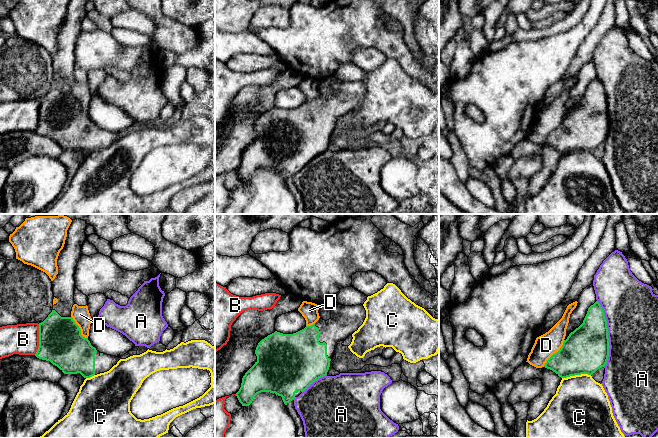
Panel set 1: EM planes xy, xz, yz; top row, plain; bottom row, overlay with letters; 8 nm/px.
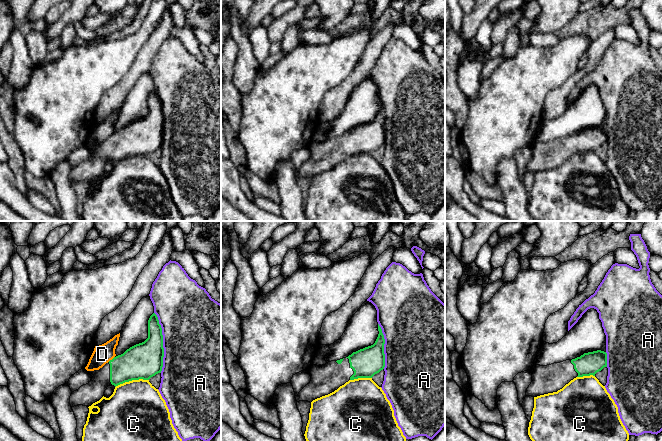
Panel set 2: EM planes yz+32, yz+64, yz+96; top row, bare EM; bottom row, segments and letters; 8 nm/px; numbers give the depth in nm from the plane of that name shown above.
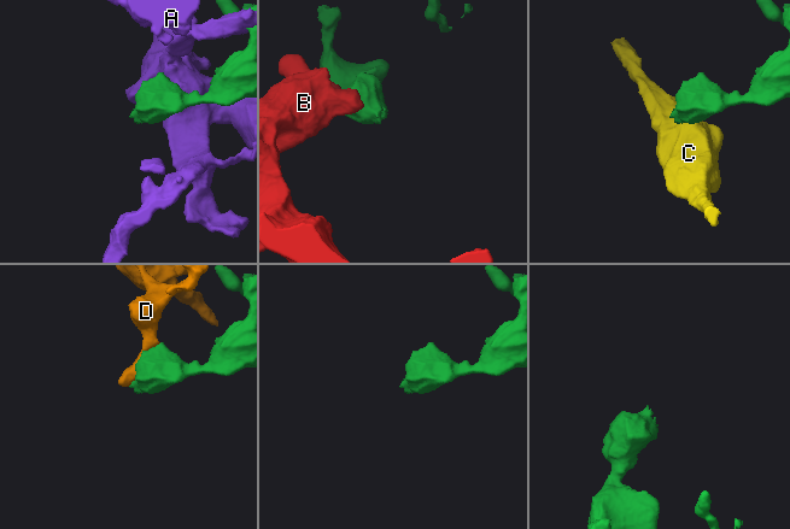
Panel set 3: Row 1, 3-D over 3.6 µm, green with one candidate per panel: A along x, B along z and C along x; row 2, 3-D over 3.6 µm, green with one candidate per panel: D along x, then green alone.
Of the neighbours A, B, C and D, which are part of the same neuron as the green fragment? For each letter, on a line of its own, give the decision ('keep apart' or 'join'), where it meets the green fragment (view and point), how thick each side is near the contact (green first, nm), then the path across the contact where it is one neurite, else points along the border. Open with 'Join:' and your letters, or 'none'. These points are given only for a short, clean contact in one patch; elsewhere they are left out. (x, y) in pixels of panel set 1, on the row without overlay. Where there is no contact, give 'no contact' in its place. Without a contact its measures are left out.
Join: none
A: keep apart | yz (607, 109) | 360/420 nm
B: keep apart | xy (39, 115) | 360/260 nm
C: keep apart | yz (576, 150) | 360/440 nm | along yz (590, 150), (575, 150), (562, 154)
D: keep apart | yz (555, 129) | 360/180 nm

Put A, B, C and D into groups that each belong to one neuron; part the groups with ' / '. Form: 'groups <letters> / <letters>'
groups A / B / C / D

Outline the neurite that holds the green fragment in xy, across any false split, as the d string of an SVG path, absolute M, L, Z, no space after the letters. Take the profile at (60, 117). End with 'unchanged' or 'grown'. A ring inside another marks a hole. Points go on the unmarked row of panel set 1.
M55 86L39 99L39 123L35 131L13 130L0 135L0 168L11 169L31 157L58 159L64 150L80 149L84 154L109 147L121 134L100 129L81 111L72 93L61 93Z; grown

